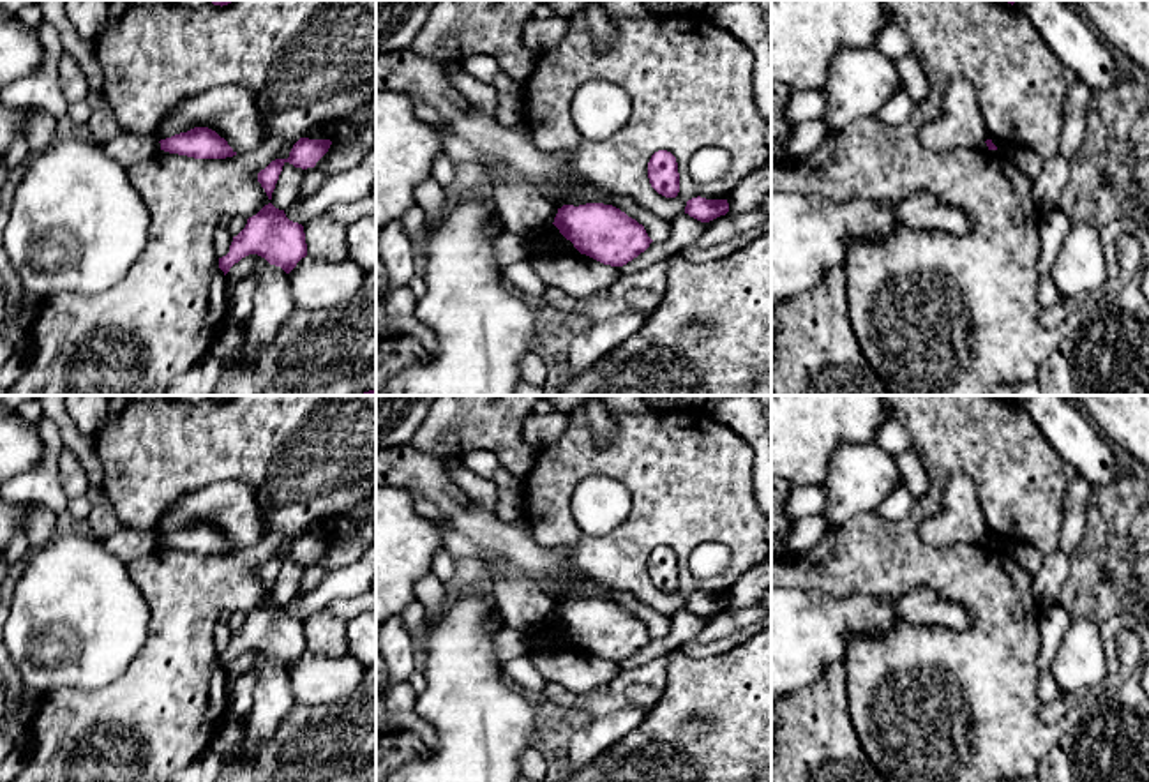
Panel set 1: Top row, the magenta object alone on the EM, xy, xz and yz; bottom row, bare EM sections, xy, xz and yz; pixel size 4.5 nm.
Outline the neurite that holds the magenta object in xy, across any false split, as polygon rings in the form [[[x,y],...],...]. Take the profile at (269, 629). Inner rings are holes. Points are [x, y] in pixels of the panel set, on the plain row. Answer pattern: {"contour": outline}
{"contour": [[[272,598],[265,600],[233,632],[229,648],[219,653],[219,664],[226,671],[235,658],[249,650],[258,650],[289,669],[307,651],[304,621],[289,616],[284,605],[275,604]]]}

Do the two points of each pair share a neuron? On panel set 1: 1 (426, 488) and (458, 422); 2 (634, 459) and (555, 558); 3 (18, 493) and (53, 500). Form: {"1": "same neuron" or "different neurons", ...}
{"1": "different neurons", "2": "different neurons", "3": "same neuron"}

